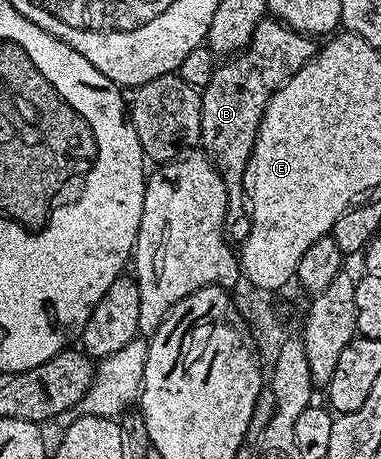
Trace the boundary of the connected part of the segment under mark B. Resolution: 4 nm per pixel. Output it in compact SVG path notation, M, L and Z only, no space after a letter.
M268 16L254 28L254 36L248 47L231 55L216 67L210 84L206 84L200 96L202 124L200 146L205 158L209 158L222 176L228 193L226 234L233 243L243 244L252 227L252 215L248 212L244 197L244 177L262 116L270 96L282 88L314 57L318 46L309 35L300 34L282 22Z

